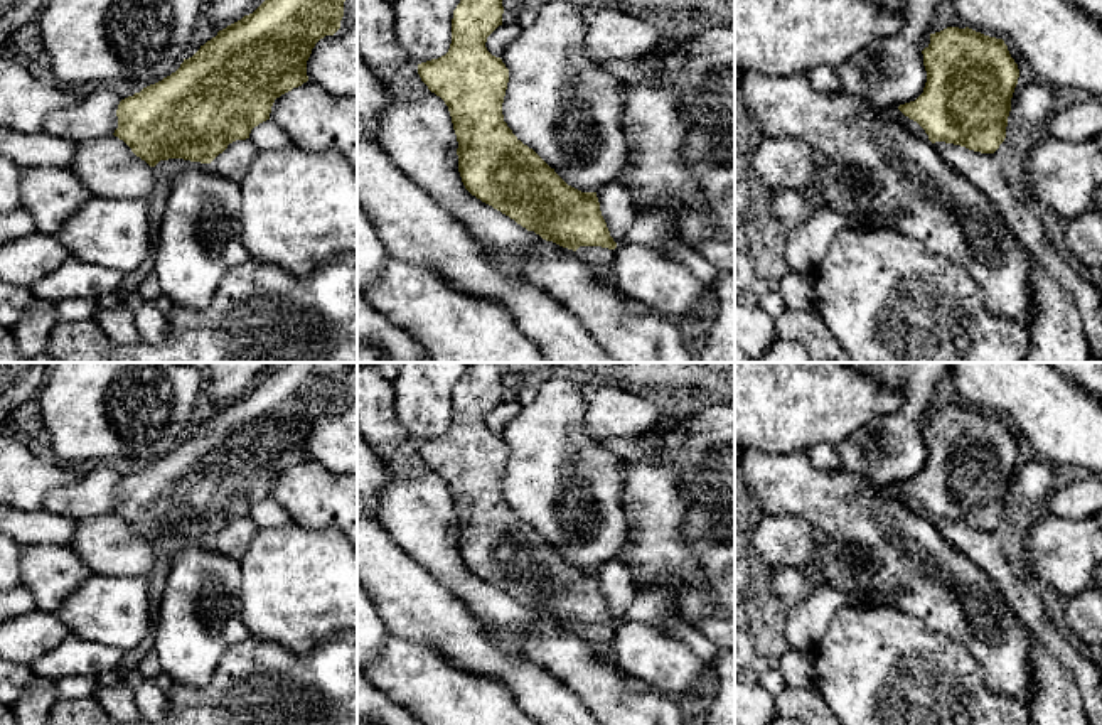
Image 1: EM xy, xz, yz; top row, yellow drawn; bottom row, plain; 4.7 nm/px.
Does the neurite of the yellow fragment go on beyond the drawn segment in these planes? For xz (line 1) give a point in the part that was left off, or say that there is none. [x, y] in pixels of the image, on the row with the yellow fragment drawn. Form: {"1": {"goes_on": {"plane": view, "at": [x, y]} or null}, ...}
{"1": {"goes_on": null}}

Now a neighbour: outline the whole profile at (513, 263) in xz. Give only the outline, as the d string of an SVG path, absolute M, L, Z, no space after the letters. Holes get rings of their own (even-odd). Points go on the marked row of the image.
M484 244L484 253L494 265L497 265L507 275L517 280L526 280L524 266L529 261L526 253L509 251L506 248L495 248L489 244Z

